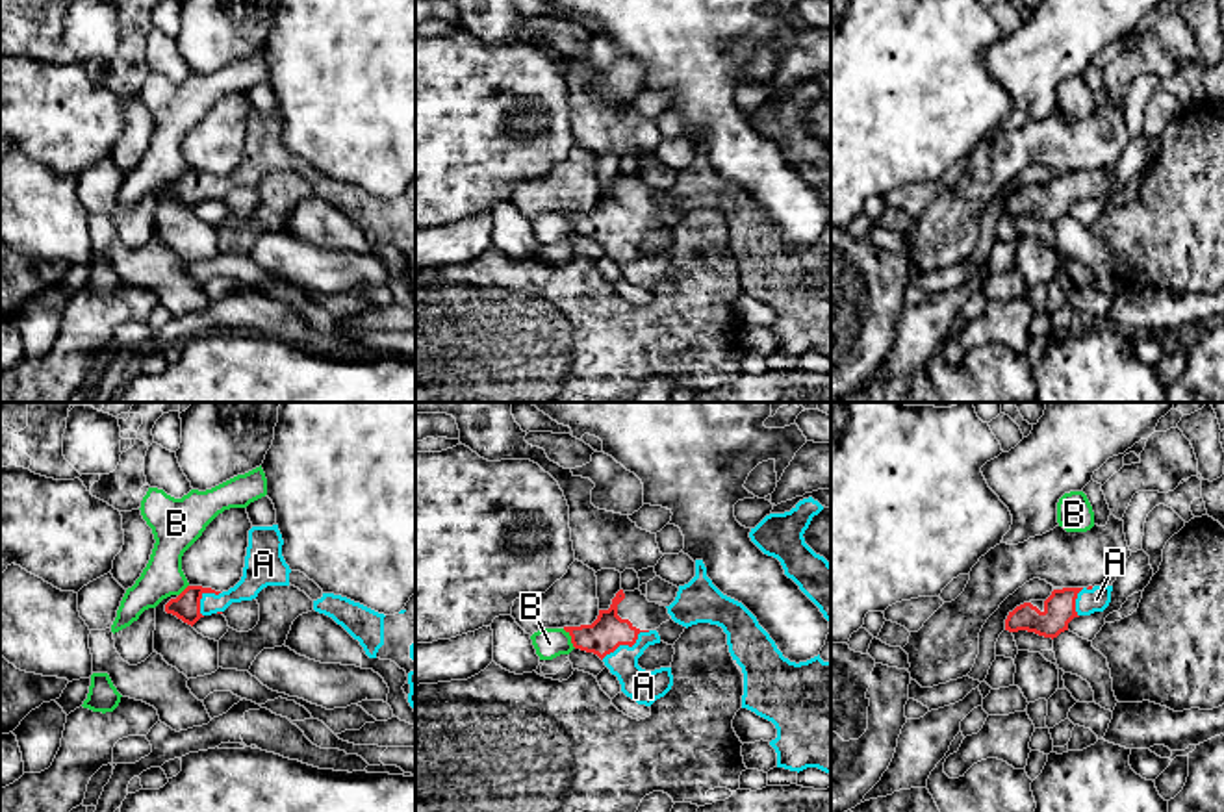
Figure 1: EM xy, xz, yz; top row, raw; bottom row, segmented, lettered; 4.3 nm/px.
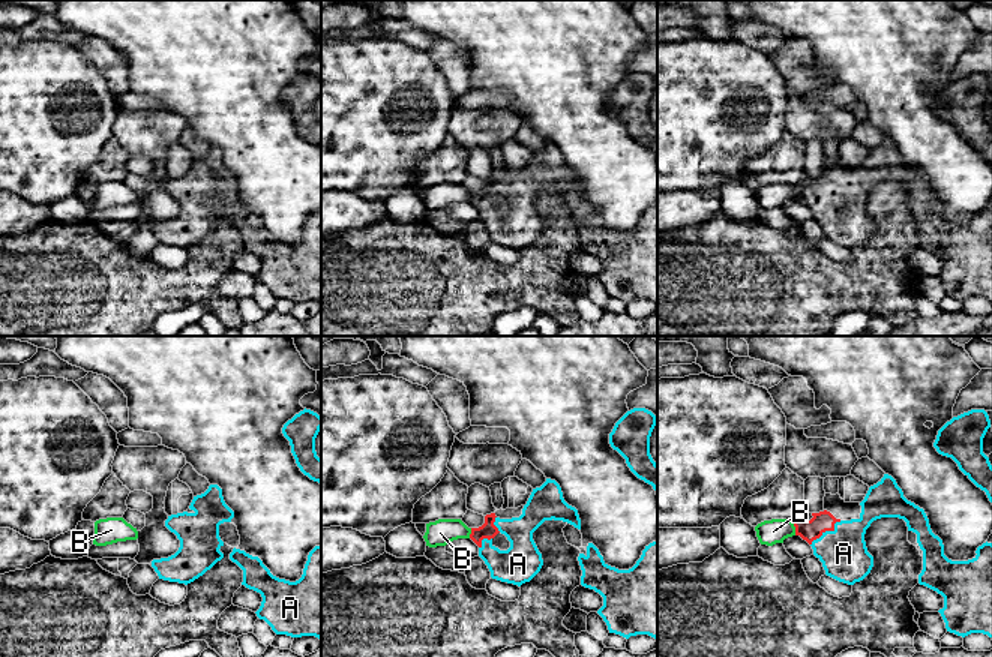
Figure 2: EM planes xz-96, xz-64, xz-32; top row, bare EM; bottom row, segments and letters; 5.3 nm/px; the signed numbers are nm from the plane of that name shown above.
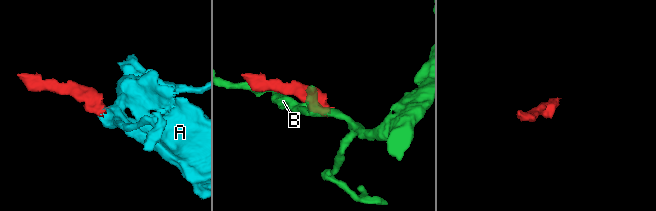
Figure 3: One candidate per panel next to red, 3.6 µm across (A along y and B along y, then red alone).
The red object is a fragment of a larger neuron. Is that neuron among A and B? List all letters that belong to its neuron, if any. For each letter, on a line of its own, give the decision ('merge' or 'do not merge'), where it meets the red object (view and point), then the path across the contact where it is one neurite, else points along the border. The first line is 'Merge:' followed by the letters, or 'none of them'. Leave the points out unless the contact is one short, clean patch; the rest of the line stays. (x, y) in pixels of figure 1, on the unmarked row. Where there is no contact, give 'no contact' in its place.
Merge: A
A: merge; contact xz (627, 228); way xz (609, 215), (627, 228), (627, 254), (644, 271)
B: do not merge; contact xz (572, 223); border xz (562, 214), (575, 232)

